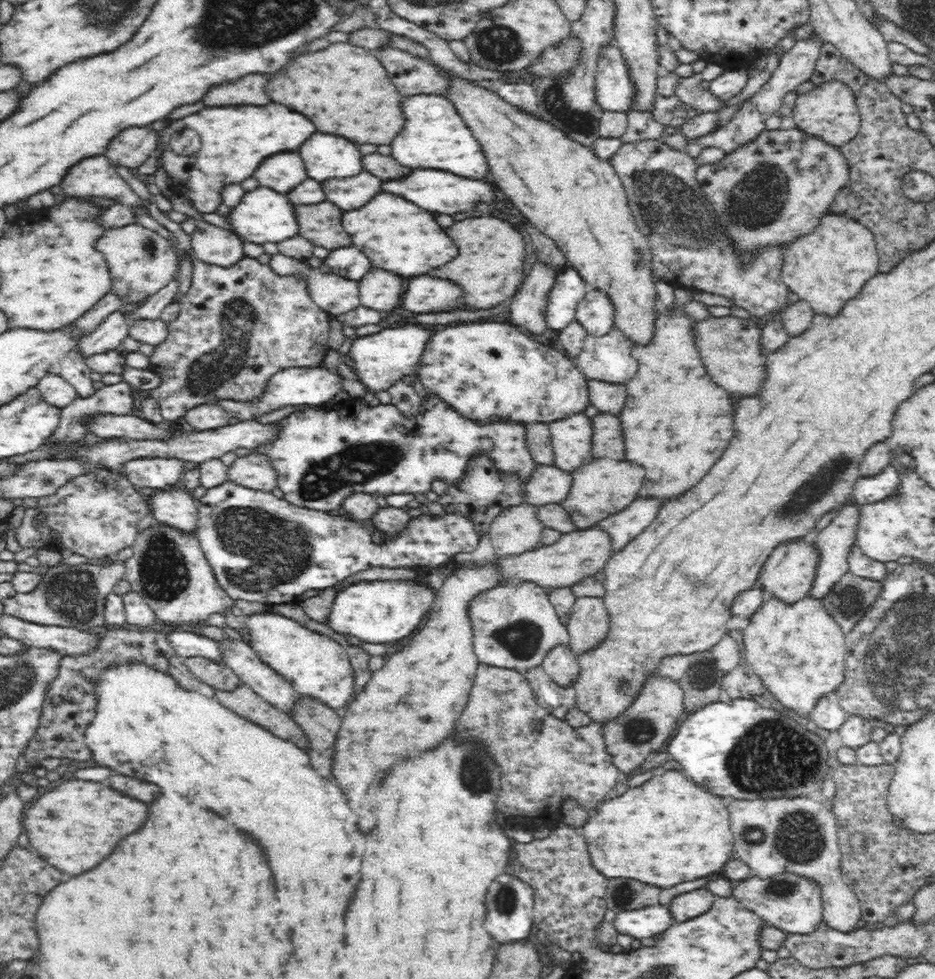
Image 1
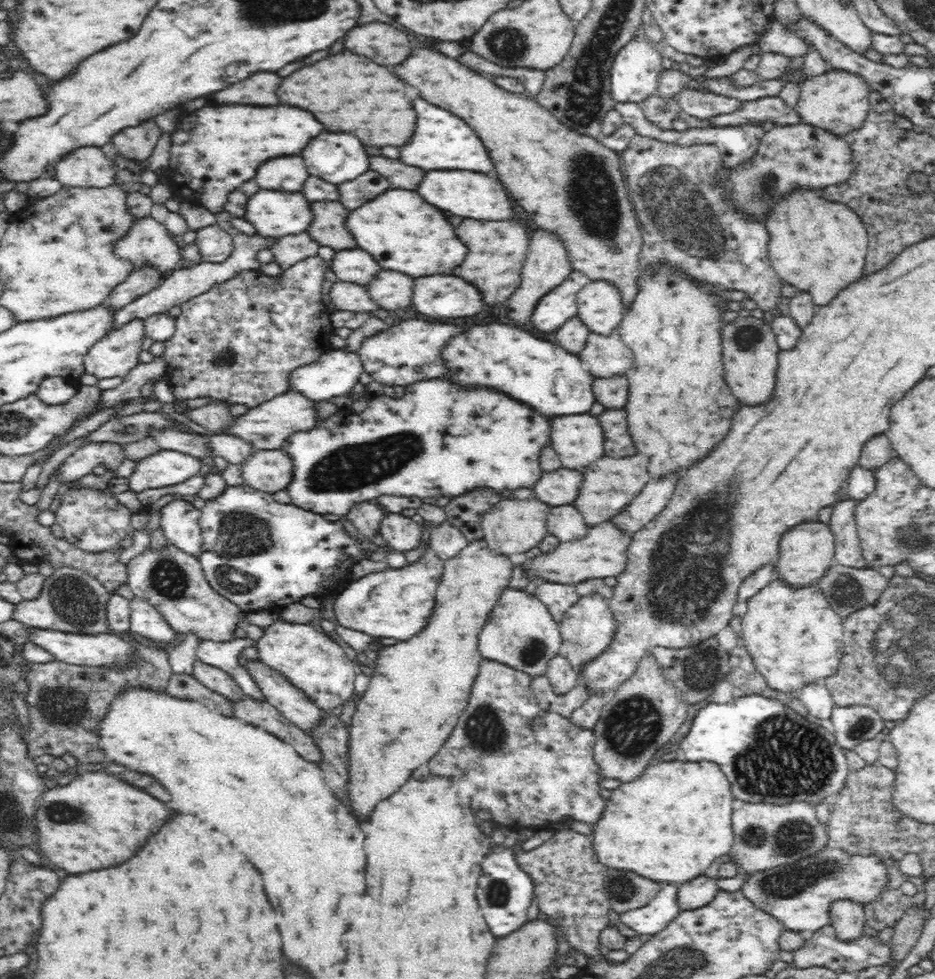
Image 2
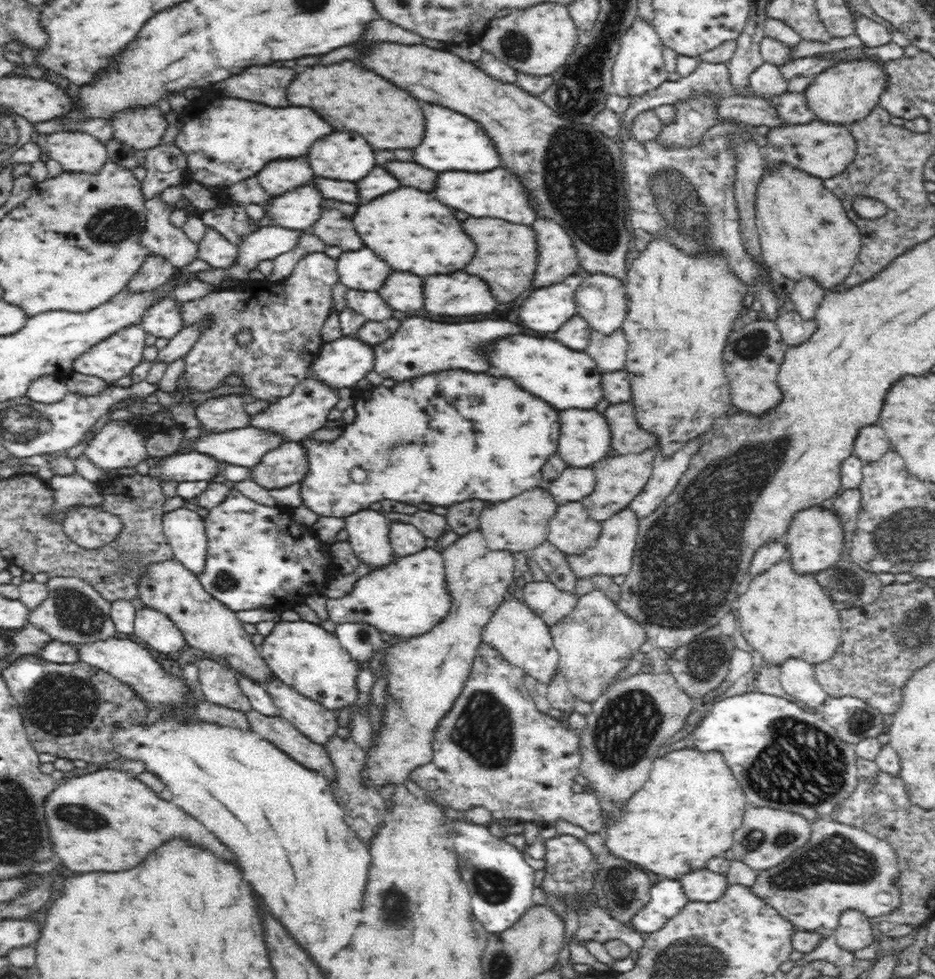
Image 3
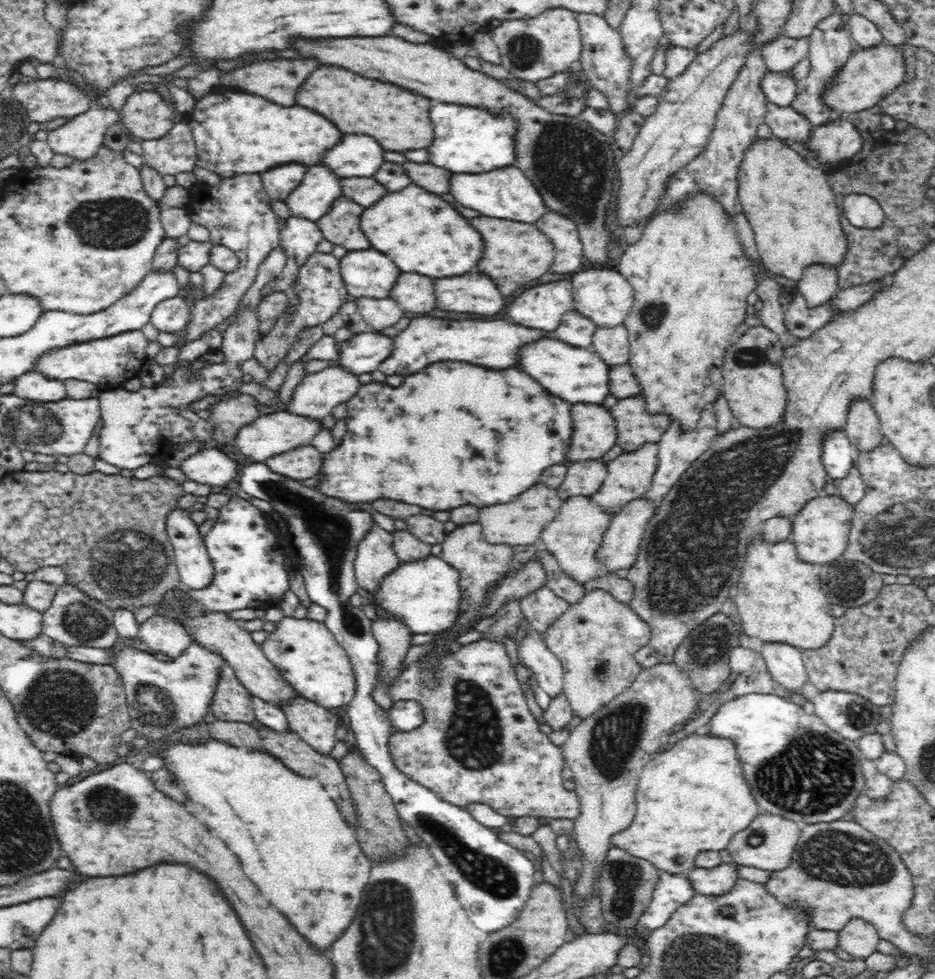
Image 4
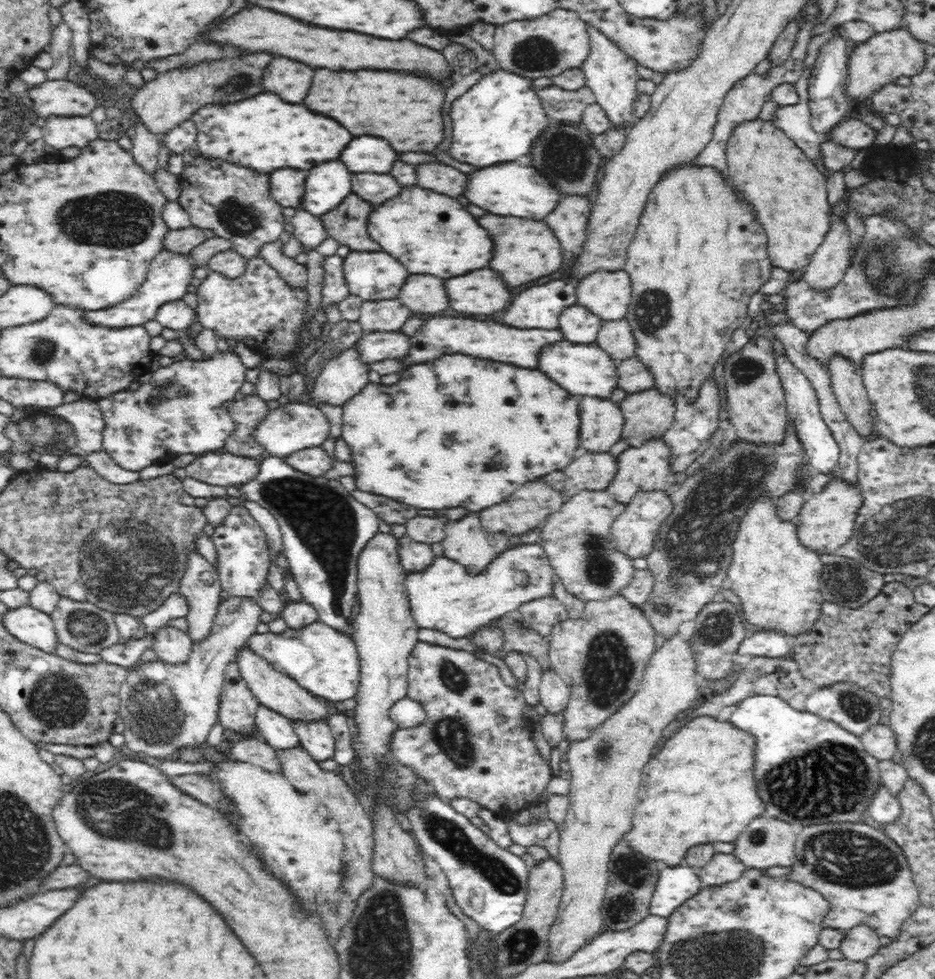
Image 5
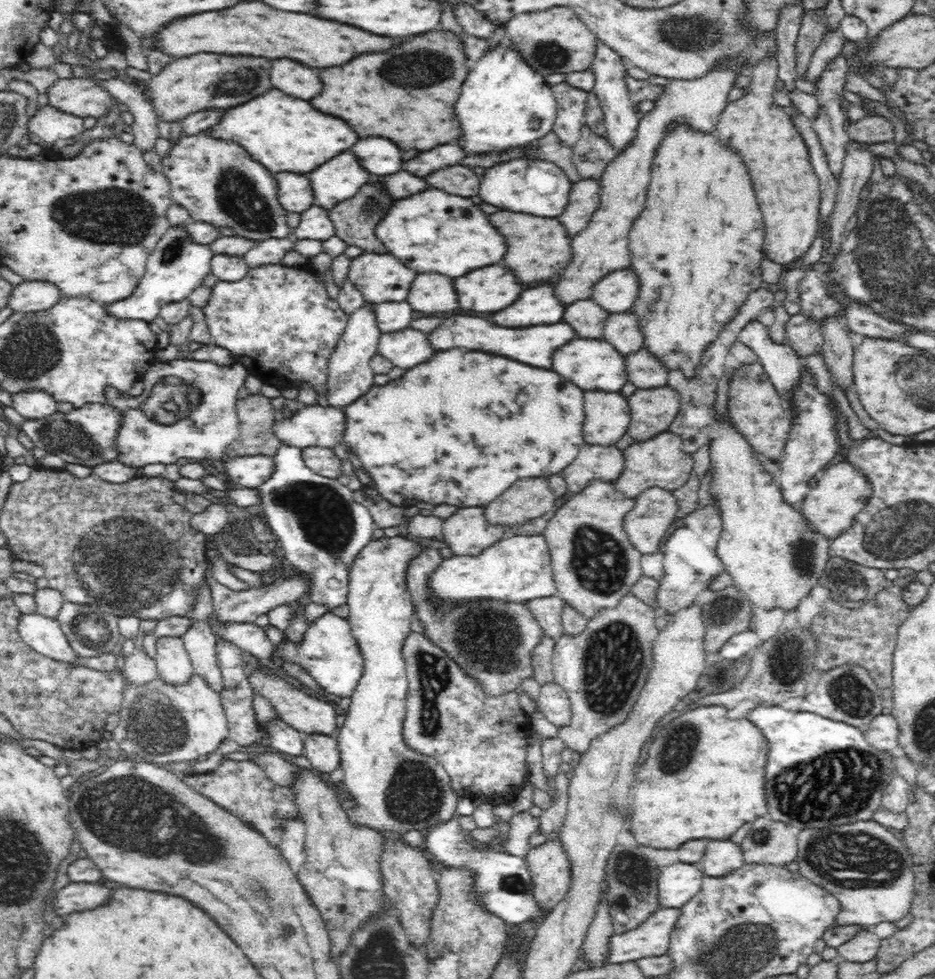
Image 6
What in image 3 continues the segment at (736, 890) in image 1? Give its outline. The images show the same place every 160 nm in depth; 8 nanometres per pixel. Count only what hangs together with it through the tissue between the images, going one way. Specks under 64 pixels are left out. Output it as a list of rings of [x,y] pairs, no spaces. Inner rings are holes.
[[[833,817],[812,821],[814,836],[796,853],[778,866],[765,871],[757,871],[756,883],[750,886],[754,897],[771,906],[780,916],[800,931],[834,932],[839,916],[846,909],[859,910],[867,917],[885,915],[892,912],[900,903],[900,890],[897,884],[898,858],[885,841],[874,838],[862,830],[835,822]]]

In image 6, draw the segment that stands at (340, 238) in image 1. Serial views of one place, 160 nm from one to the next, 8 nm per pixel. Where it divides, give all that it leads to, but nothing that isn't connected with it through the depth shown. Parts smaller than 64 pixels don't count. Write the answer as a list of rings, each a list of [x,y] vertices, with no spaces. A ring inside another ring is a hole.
[[[374,182],[363,184],[358,194],[339,202],[329,210],[329,217],[335,226],[335,235],[350,246],[359,246],[365,253],[386,254],[388,250],[386,246],[382,246],[382,242],[376,236],[375,226],[382,220],[382,214],[390,210],[392,202],[394,200],[380,184],[374,184]]]

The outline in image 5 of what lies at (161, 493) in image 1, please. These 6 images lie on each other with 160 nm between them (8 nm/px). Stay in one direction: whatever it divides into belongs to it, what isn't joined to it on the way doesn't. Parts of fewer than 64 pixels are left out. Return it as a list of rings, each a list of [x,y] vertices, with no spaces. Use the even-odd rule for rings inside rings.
[[[193,546],[187,552],[185,570],[178,584],[179,592],[188,597],[190,615],[187,634],[192,642],[204,638],[217,616],[220,594],[219,572]]]

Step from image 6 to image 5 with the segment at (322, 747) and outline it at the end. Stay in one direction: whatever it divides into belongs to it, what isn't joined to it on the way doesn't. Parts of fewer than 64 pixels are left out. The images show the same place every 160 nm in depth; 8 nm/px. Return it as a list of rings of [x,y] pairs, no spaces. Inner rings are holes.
[[[326,718],[311,721],[291,720],[299,744],[316,759],[332,759],[335,751],[335,738]]]

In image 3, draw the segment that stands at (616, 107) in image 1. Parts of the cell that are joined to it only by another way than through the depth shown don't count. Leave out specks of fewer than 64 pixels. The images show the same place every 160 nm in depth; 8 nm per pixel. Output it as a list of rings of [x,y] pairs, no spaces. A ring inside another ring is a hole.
[[[639,19],[634,20],[634,26],[626,32],[626,36],[620,42],[620,52],[612,69],[615,94],[631,99],[656,90],[668,81],[670,72],[664,63],[663,47],[663,42],[652,25]]]

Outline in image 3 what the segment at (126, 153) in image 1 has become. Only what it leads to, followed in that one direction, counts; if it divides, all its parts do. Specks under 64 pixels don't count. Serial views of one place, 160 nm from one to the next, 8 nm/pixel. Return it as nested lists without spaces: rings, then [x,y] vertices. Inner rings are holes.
[[[156,106],[118,114],[111,123],[114,140],[137,153],[160,145],[167,131],[164,113]]]

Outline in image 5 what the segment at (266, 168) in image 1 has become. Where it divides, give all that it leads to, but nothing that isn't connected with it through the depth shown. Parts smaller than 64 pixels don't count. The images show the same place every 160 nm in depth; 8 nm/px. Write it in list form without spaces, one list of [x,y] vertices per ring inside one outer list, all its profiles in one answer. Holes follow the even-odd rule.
[[[294,168],[274,170],[270,174],[269,191],[272,198],[282,207],[300,208],[299,202],[304,194],[306,172]]]

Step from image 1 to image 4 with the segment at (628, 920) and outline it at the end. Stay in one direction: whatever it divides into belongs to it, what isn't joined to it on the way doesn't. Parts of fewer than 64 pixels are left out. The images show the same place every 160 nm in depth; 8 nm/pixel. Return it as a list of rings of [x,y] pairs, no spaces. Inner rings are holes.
[[[662,871],[659,873],[650,904],[638,919],[640,926],[646,930],[664,926],[679,906],[685,905],[696,895],[685,876]]]

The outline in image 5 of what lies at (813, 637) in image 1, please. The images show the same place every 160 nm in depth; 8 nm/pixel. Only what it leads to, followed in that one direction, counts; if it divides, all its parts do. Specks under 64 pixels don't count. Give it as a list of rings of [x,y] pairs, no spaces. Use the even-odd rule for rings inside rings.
[[[760,498],[753,504],[748,514],[741,519],[742,524],[738,540],[734,542],[734,556],[728,572],[728,577],[732,580],[731,589],[740,598],[742,619],[753,628],[760,628],[766,632],[782,632],[793,638],[813,633],[814,626],[821,620],[822,604],[825,602],[820,592],[824,558],[800,544],[794,522],[782,522],[777,517],[774,498]]]

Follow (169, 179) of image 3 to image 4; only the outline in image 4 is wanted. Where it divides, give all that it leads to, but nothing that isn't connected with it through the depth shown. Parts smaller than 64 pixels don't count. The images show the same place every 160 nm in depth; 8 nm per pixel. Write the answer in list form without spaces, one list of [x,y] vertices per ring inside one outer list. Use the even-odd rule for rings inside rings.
[[[186,118],[178,123],[174,123],[174,126],[163,138],[142,141],[141,145],[145,165],[160,177],[176,176],[180,172],[192,172],[194,165],[197,164],[196,145],[194,138],[191,137]]]

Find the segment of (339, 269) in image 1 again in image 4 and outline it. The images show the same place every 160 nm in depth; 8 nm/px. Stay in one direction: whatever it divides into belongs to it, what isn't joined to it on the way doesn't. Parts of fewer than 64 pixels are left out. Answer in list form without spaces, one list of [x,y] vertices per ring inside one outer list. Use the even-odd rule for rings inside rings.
[[[370,249],[348,251],[339,260],[339,269],[350,298],[386,298],[390,288],[394,286],[398,274],[400,274],[400,270],[394,266],[394,262],[390,258]]]

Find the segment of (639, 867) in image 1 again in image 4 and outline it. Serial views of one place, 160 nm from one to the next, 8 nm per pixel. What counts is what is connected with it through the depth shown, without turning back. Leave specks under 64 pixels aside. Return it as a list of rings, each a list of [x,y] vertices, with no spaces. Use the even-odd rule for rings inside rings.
[[[688,736],[662,754],[658,754],[644,770],[635,792],[638,810],[633,822],[611,838],[611,846],[624,850],[630,857],[654,865],[664,873],[683,875],[695,867],[697,857],[706,851],[720,853],[727,850],[730,840],[745,830],[758,814],[758,806],[748,790],[748,784],[738,766],[736,750],[732,742],[723,738]]]

